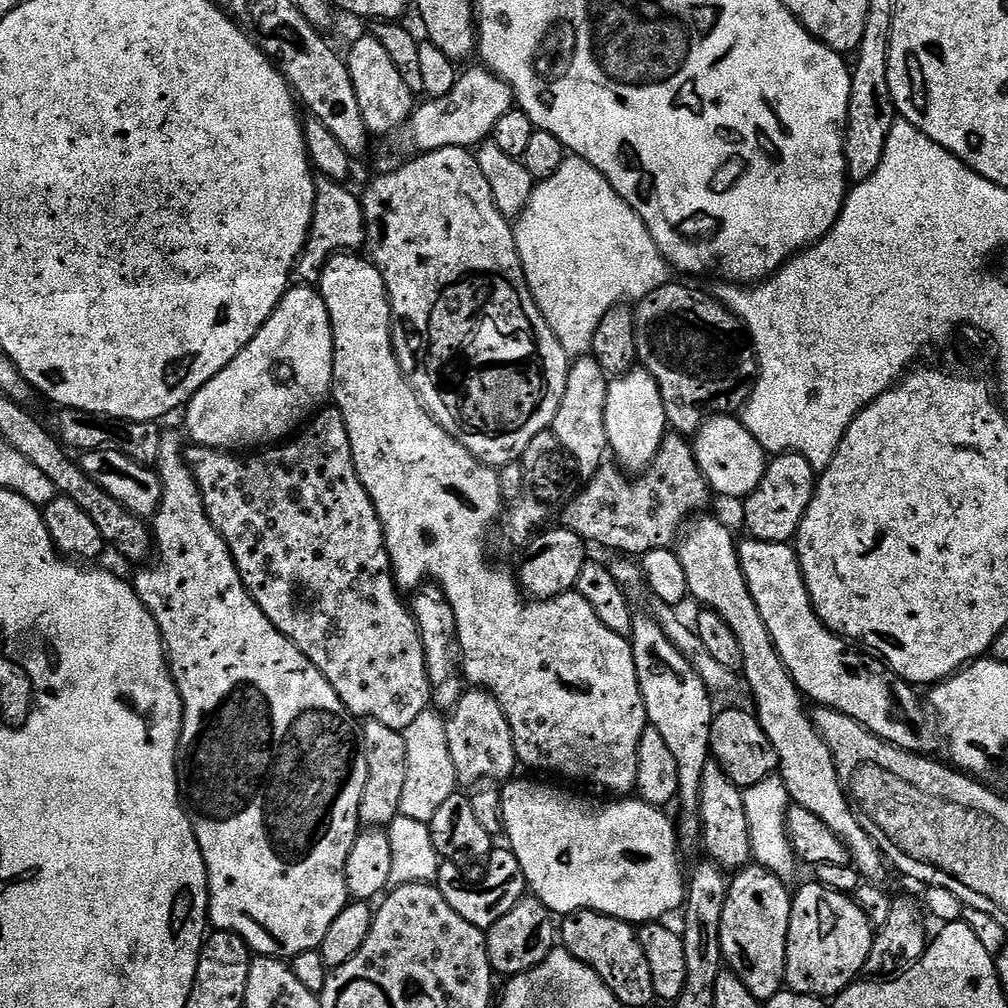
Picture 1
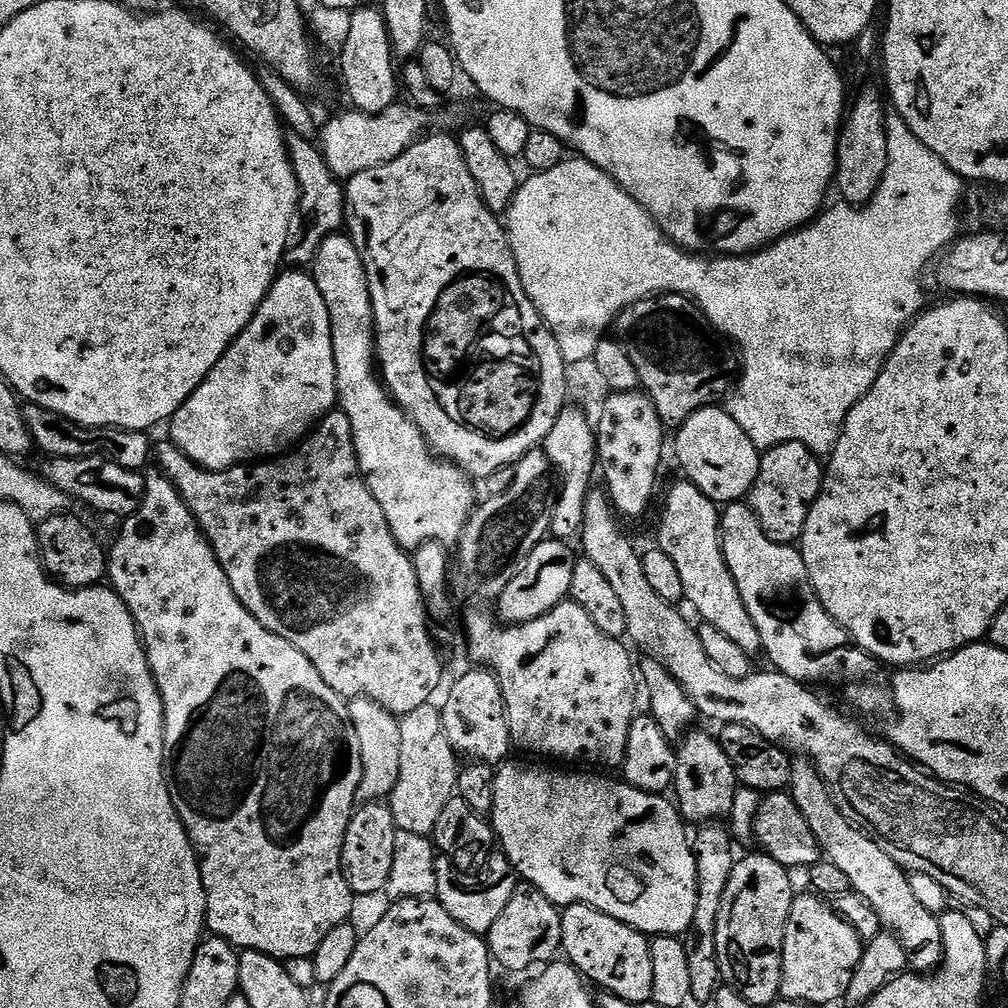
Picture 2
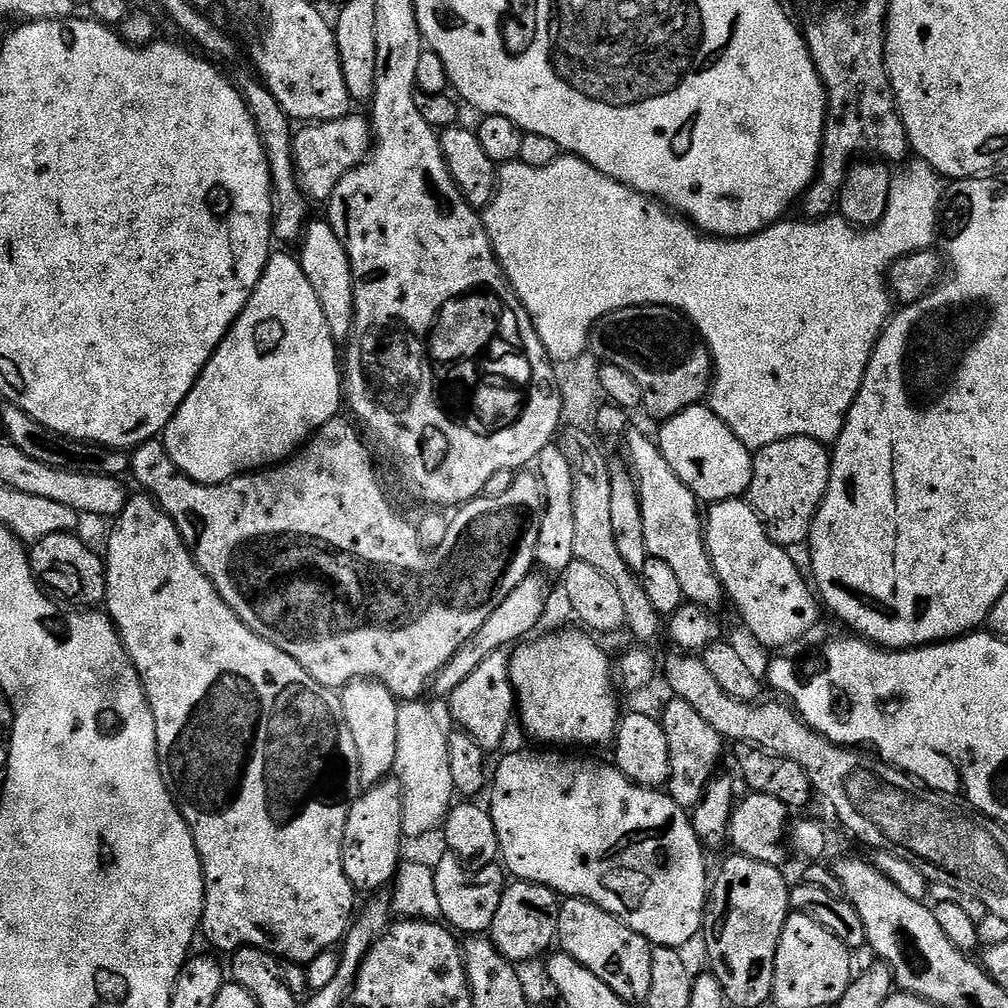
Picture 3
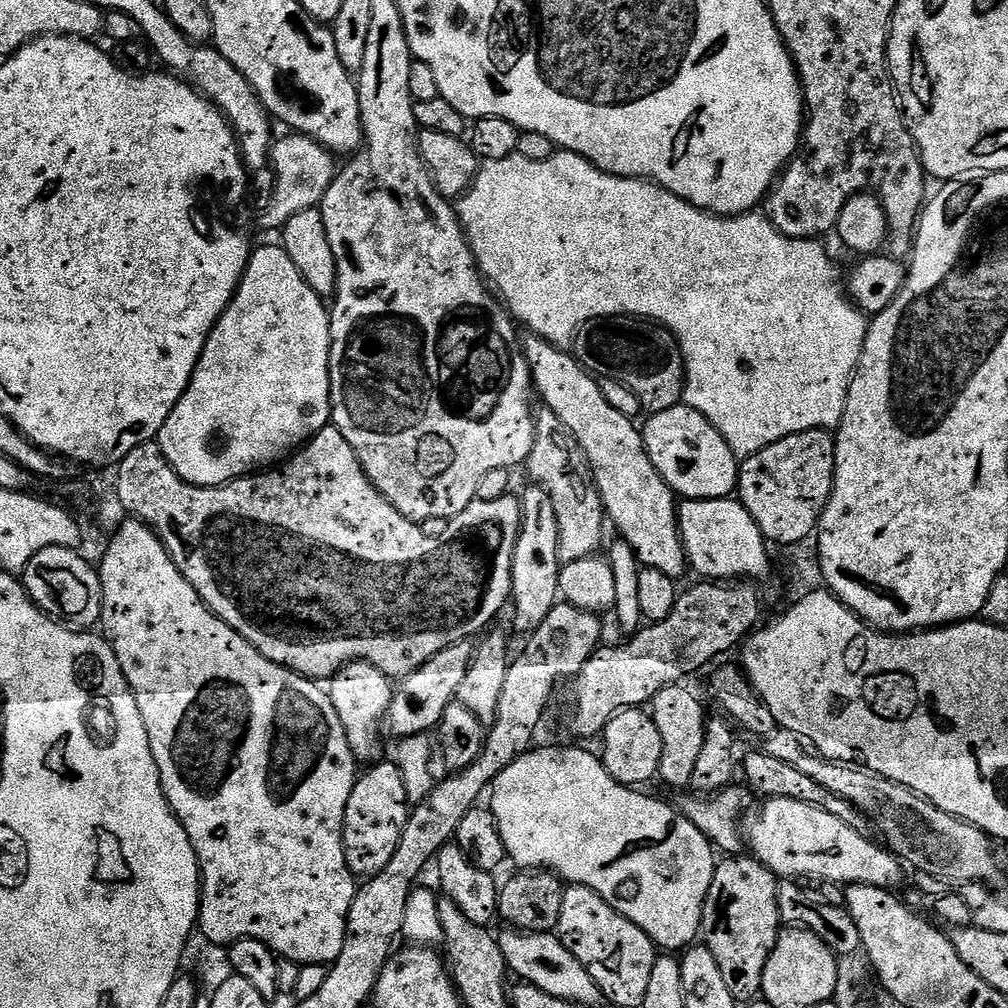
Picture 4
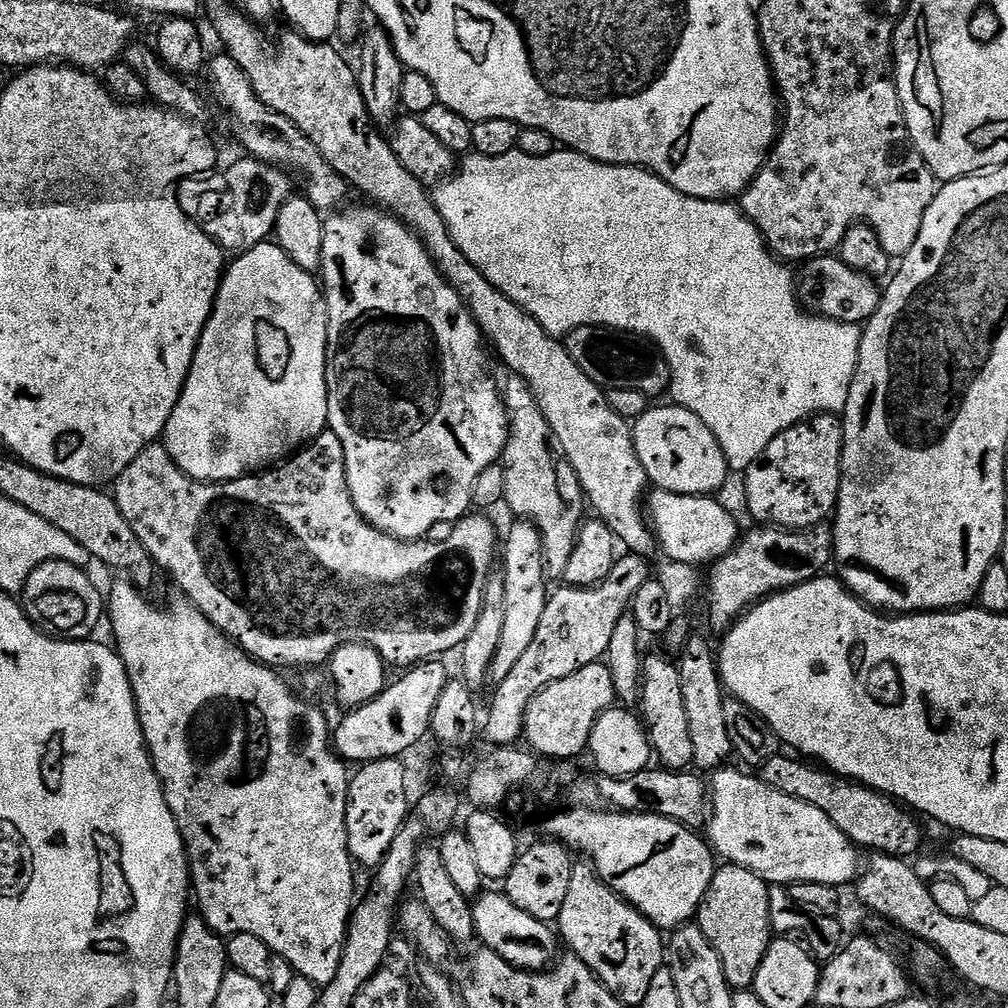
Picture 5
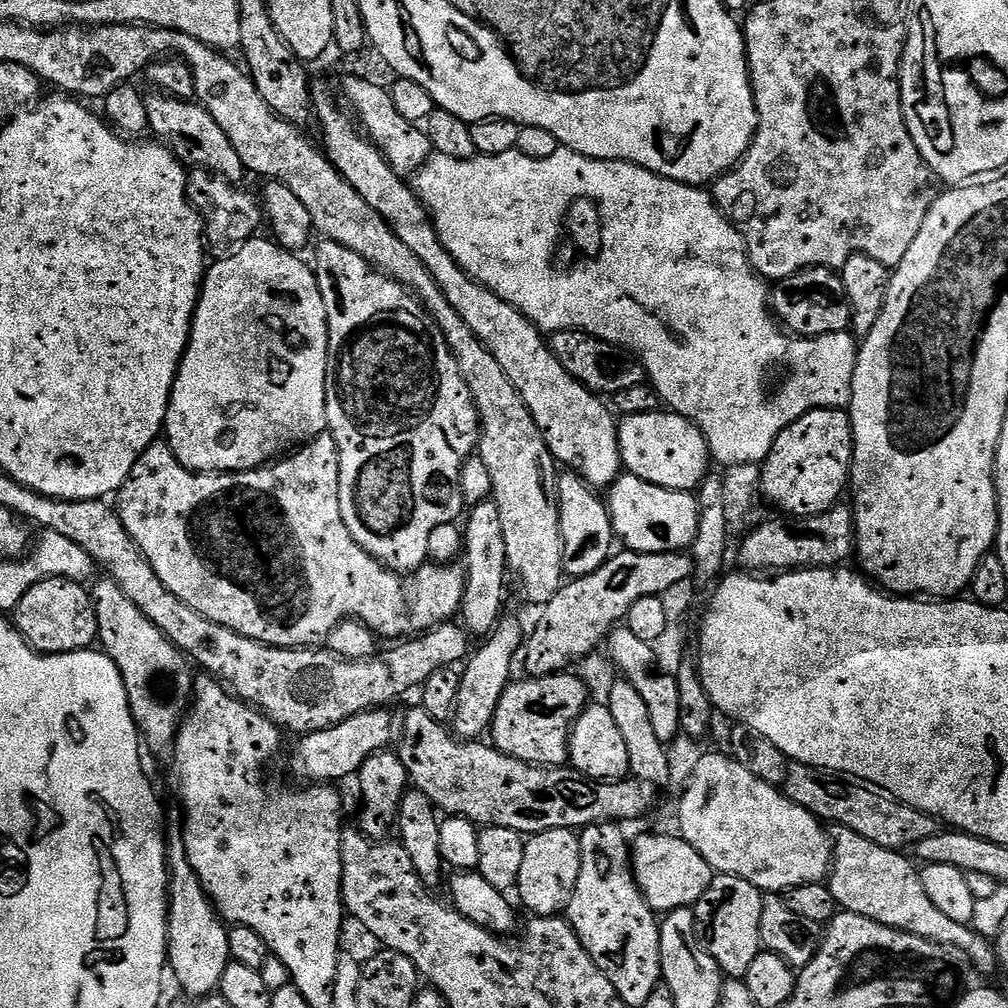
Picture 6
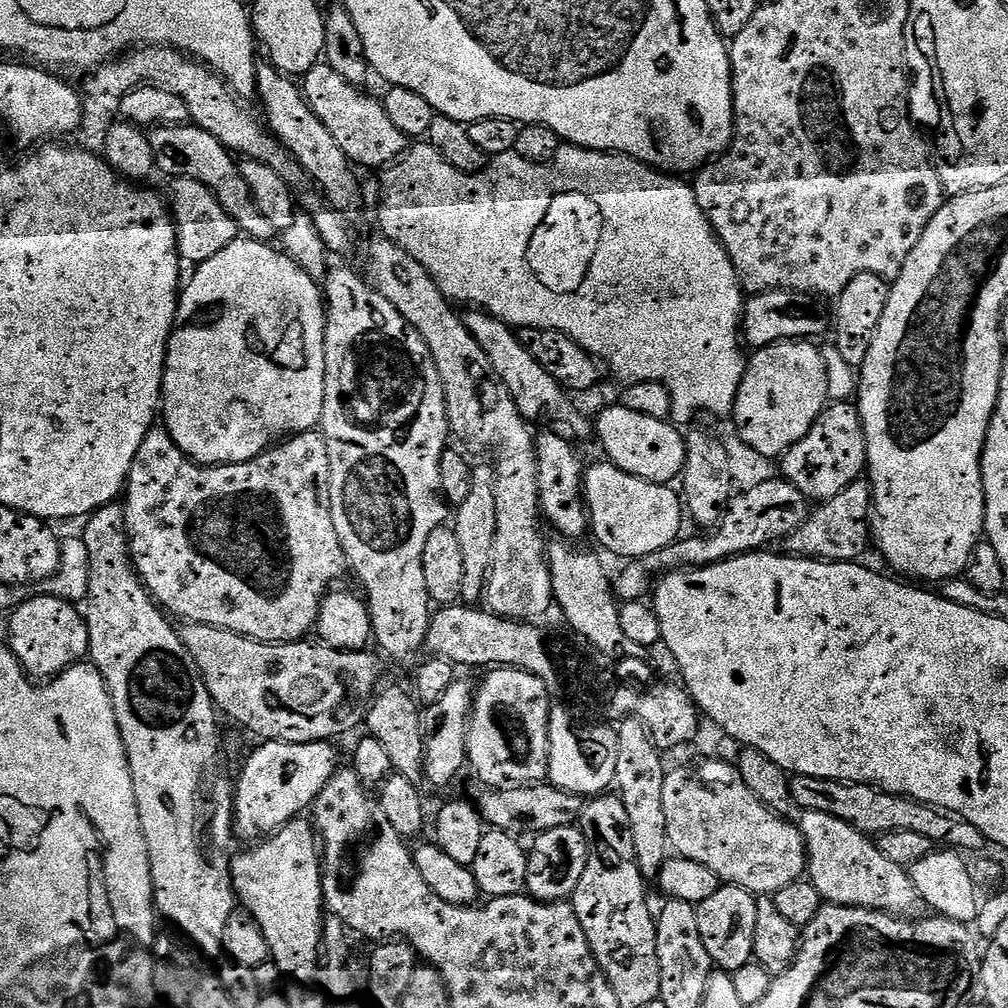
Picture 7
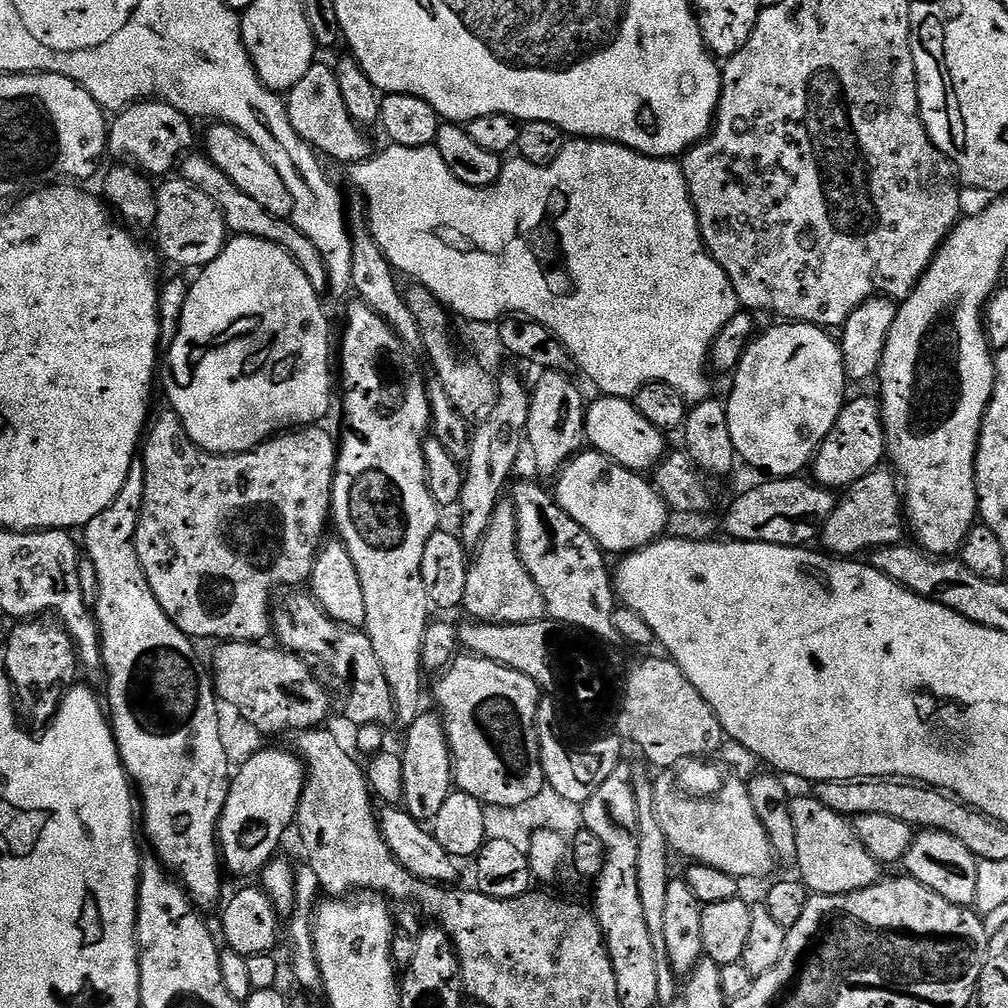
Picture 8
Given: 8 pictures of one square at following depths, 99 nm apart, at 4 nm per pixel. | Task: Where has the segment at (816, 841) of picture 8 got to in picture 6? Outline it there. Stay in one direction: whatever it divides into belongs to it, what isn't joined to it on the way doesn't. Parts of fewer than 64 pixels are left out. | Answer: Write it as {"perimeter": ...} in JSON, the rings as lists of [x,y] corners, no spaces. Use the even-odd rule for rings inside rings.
{"perimeter":[[[837,827],[830,839],[832,866],[826,883],[843,911],[882,922],[882,926],[926,938],[935,944],[954,946],[954,950],[962,950],[975,967],[977,964],[984,972],[997,971],[998,961],[990,940],[980,936],[973,927],[952,921],[934,906],[934,902],[930,902],[922,886],[920,868],[911,859],[908,861],[903,851],[878,846],[849,828]]]}

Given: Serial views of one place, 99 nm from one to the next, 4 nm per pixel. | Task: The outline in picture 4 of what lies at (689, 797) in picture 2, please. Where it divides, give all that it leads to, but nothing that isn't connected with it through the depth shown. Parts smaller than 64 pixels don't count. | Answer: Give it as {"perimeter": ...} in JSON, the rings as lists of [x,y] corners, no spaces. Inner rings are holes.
{"perimeter":[[[683,683],[671,684],[662,690],[650,702],[650,715],[662,734],[662,762],[659,779],[665,780],[672,788],[688,788],[694,778],[694,766],[698,763],[698,754],[702,751],[704,741],[704,706],[699,698],[684,688]]]}

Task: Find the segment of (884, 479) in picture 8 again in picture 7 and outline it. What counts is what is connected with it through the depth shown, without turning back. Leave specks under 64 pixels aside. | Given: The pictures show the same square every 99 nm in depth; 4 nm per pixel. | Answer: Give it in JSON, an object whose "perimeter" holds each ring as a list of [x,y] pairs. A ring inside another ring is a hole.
{"perimeter":[[[861,478],[842,490],[834,498],[819,505],[820,509],[809,515],[807,522],[798,526],[786,541],[787,551],[797,556],[807,556],[809,560],[843,560],[856,562],[867,550],[872,535],[872,485]]]}

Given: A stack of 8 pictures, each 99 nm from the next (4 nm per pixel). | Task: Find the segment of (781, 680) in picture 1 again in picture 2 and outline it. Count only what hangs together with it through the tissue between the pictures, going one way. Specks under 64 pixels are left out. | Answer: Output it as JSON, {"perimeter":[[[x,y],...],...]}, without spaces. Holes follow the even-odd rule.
{"perimeter":[[[680,478],[664,496],[664,509],[660,512],[660,525],[656,528],[656,540],[660,543],[657,545],[666,558],[674,561],[674,567],[682,578],[684,600],[701,616],[699,619],[714,626],[714,630],[722,630],[730,642],[735,642],[746,655],[756,658],[762,652],[762,638],[726,566],[720,540],[721,515],[721,509],[714,501],[708,500],[698,486]],[[793,759],[790,795],[798,810],[802,810],[802,818],[806,818],[810,830],[814,830],[814,838],[818,838],[823,855],[834,862],[838,870],[846,873],[849,889],[874,906],[881,925],[896,936],[908,951],[909,965],[920,974],[939,968],[944,958],[944,935],[937,913],[925,910],[918,903],[914,890],[910,890],[909,873],[900,868],[898,862],[894,862],[894,858],[890,858],[890,854],[878,846],[878,842],[874,842],[871,836],[844,816],[842,810],[838,810],[827,782],[811,760]]]}

